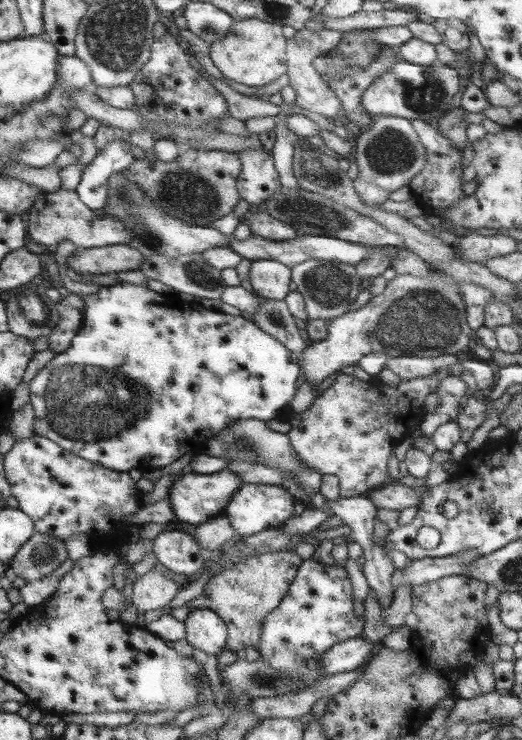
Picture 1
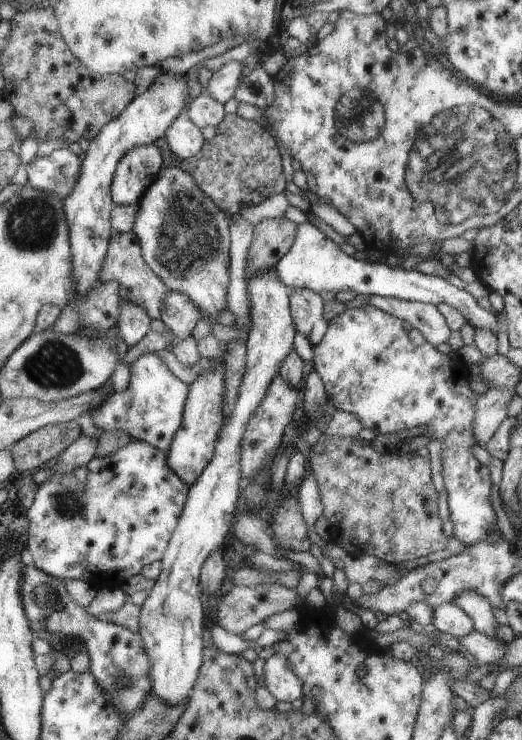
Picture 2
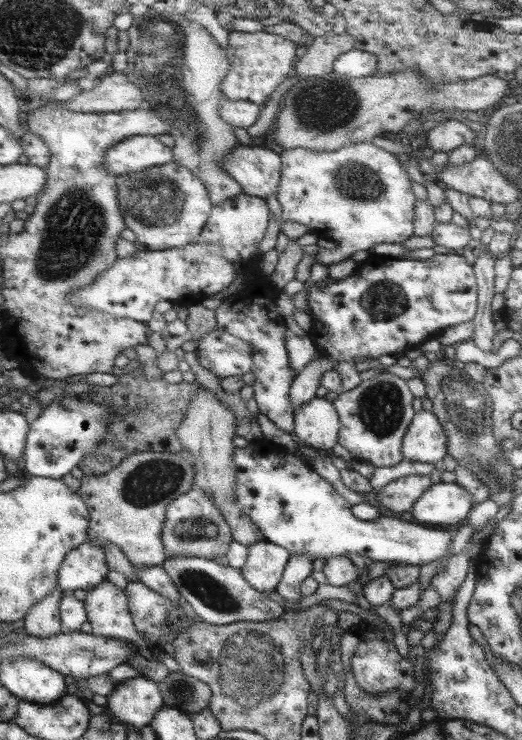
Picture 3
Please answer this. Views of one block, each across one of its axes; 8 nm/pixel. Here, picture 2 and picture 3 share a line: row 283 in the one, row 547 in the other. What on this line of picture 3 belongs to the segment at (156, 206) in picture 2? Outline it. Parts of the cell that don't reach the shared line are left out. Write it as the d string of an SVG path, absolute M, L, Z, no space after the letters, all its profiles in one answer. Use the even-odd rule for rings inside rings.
M193 488L172 501L166 509L165 526L162 529L168 558L190 556L212 560L216 556L226 555L232 542L233 532L220 510L214 498L200 488Z

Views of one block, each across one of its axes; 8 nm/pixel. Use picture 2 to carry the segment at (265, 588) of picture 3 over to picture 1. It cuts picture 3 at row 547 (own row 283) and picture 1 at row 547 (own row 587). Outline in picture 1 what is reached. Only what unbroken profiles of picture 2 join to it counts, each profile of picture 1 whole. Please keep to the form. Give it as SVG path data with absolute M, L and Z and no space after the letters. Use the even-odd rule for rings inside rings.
M170 529L158 534L152 542L152 552L156 555L157 562L161 562L172 572L190 577L190 574L197 574L196 570L204 569L200 546L192 535Z

